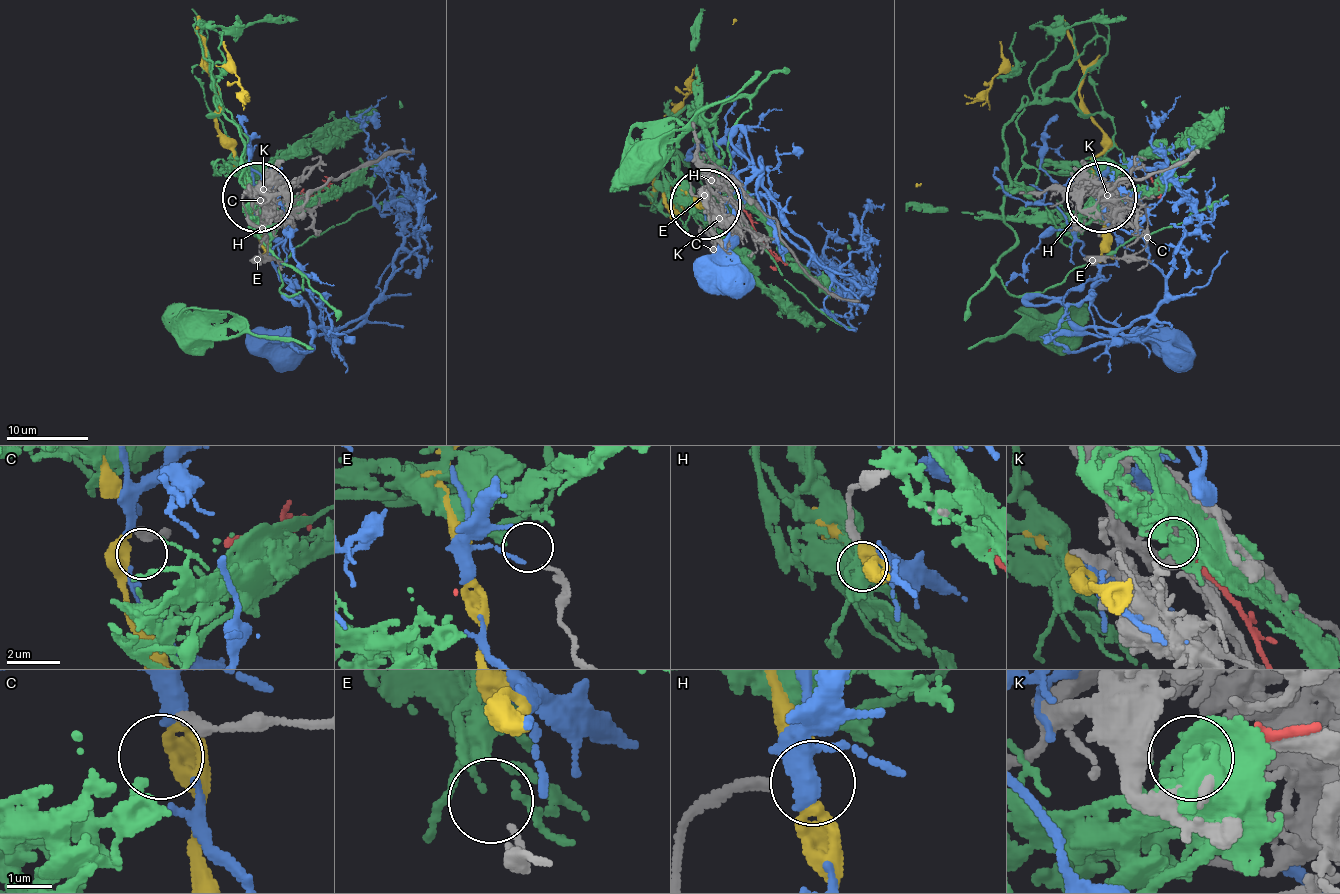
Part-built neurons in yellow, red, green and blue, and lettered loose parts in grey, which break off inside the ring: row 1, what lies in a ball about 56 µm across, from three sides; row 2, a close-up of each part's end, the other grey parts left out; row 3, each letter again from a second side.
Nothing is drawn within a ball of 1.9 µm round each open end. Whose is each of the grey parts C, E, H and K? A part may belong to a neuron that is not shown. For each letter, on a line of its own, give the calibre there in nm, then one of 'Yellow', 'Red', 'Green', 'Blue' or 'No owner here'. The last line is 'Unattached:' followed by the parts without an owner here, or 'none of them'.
C: Thickness 320 nm. No owner here
E: Thickness 130 nm. Green
H: Thickness 260 nm. No owner here
K: Thickness 190 nm. Red
Unattached: C, H

